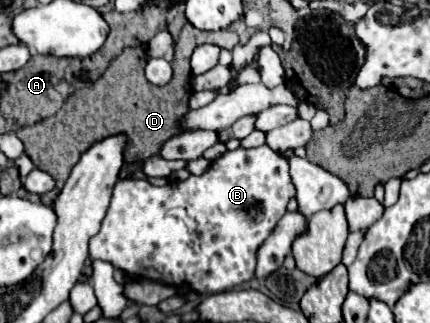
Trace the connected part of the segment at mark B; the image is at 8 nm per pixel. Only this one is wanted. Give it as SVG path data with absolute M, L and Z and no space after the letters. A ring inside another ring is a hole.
M266 144L250 150L238 148L234 152L226 152L216 158L202 176L190 176L184 182L154 186L148 180L120 180L114 186L112 202L106 218L102 220L100 232L90 240L90 258L106 260L132 276L142 276L178 288L188 286L200 294L224 292L248 282L254 276L256 250L272 232L276 222L286 214L286 206L294 196L296 188L292 186L288 160ZM172 208L184 208L196 222L196 228L184 232L164 232L166 216Z

